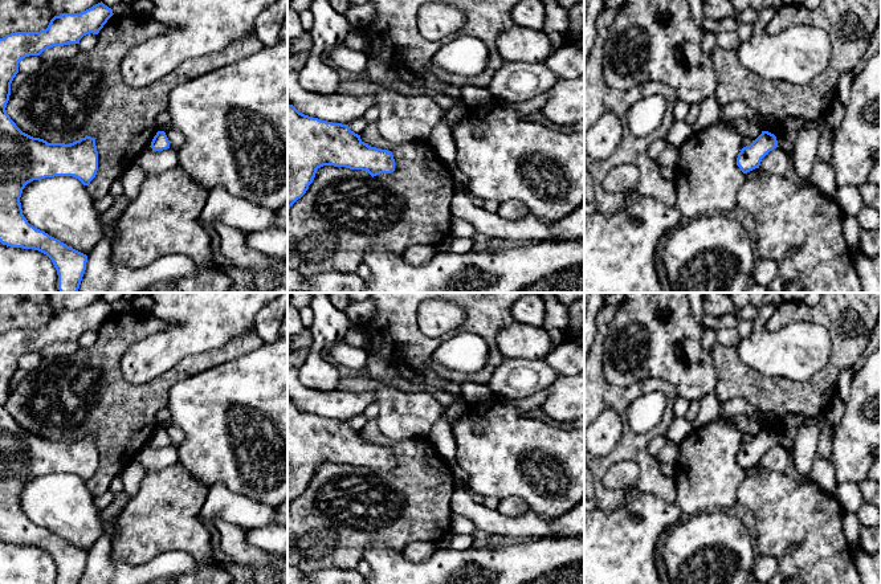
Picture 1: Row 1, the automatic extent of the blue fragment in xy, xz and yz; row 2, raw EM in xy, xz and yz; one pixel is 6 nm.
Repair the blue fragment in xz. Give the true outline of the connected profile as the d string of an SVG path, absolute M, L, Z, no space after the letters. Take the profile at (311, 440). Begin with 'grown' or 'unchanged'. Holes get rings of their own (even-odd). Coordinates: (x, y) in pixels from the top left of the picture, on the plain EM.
unchanged; M287 403L287 509L323 462L367 467L372 474L395 467L391 448L371 444L348 421L333 420Z

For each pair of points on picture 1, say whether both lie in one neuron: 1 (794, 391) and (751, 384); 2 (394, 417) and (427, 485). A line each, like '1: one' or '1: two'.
1: one
2: two

